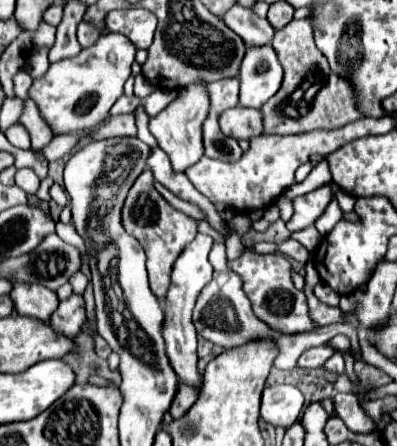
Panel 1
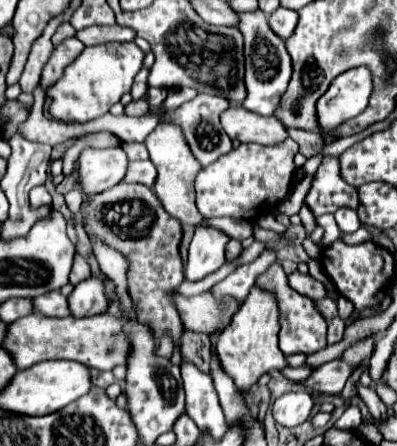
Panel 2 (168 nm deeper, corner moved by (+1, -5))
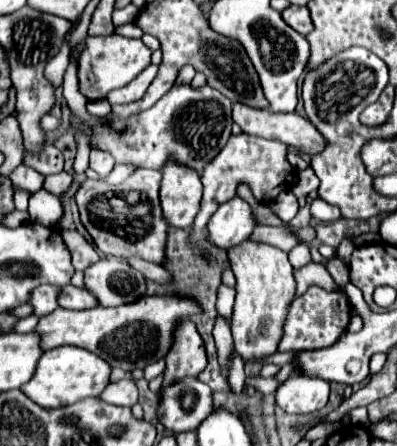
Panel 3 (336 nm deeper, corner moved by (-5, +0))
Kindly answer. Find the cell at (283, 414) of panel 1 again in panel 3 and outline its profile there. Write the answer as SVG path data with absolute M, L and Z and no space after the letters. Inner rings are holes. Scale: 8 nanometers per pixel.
M290 374L276 390L276 404L292 414L312 414L328 404L330 384L322 378Z

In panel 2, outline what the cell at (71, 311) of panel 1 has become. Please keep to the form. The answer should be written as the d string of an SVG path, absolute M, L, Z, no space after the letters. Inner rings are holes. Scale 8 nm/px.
M90 277L78 283L68 297L68 305L70 305L70 315L76 319L104 313L108 307L108 299L104 295L104 281Z

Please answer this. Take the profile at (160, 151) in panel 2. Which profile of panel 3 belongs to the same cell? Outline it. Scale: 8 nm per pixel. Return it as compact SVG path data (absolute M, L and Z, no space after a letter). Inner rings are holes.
M168 162L162 170L160 204L168 226L190 228L202 198L202 182L196 170L188 170L176 162Z

